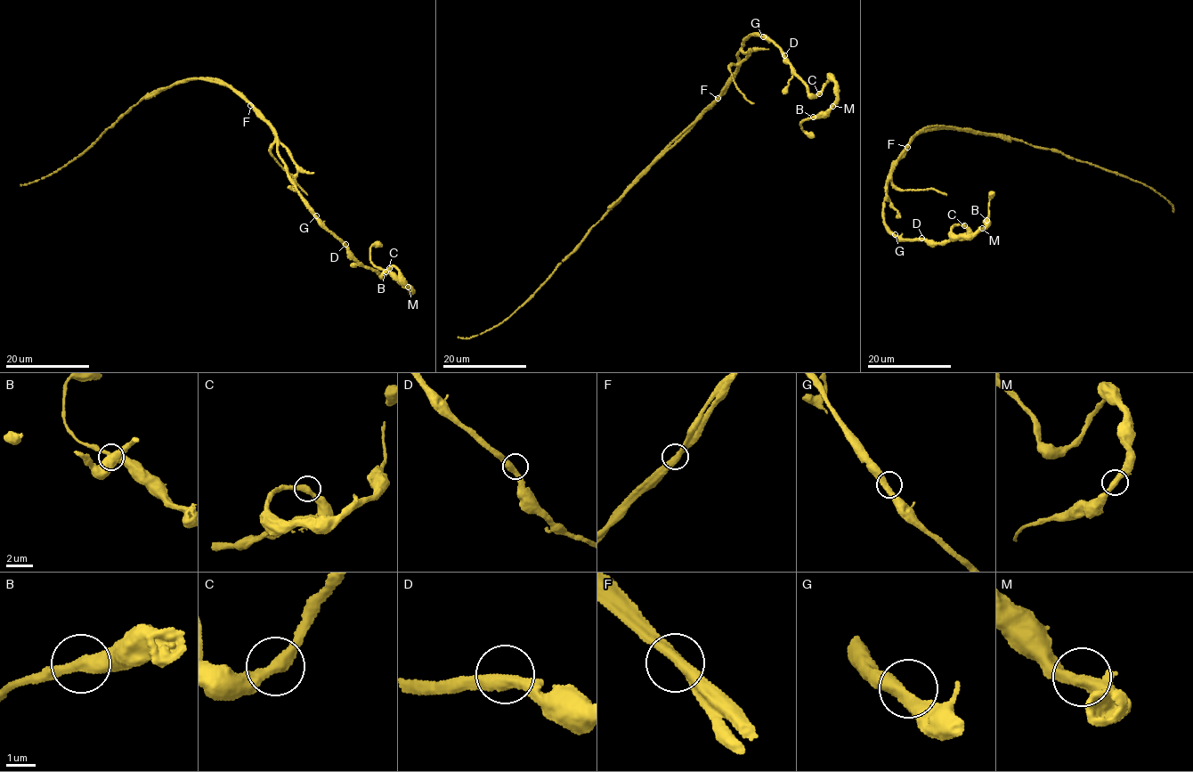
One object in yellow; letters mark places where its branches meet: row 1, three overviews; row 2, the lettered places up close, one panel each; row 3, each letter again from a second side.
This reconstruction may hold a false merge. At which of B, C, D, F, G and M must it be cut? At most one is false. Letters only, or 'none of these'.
F

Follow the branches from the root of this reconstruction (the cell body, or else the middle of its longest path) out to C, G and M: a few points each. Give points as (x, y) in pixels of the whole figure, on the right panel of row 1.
C: (903, 156), (897, 160), (887, 182), (882, 218), (887, 231), (906, 239), (938, 243), (967, 233), (964, 225)
G: (903, 156), (892, 170), (884, 201), (883, 223), (886, 230), (895, 234)
M: (903, 156), (887, 182), (887, 231), (937, 243), (967, 233), (957, 224), (952, 232), (959, 235), (982, 228)

